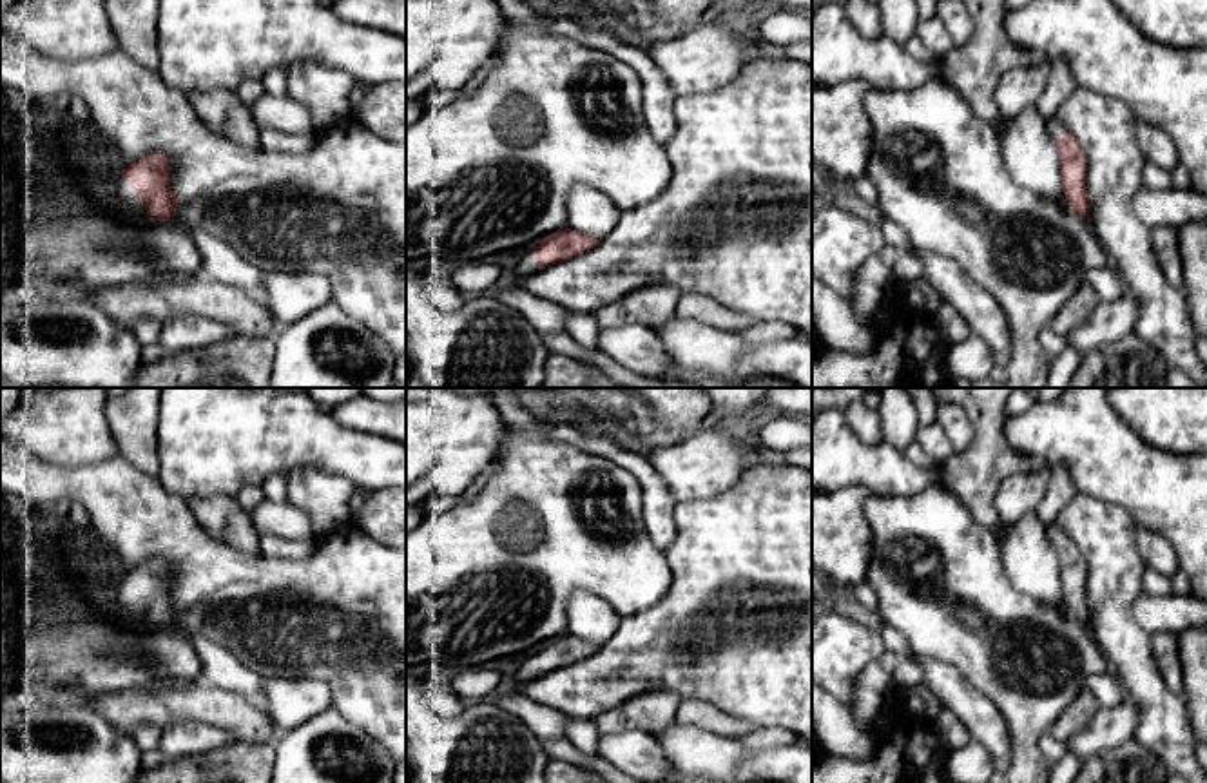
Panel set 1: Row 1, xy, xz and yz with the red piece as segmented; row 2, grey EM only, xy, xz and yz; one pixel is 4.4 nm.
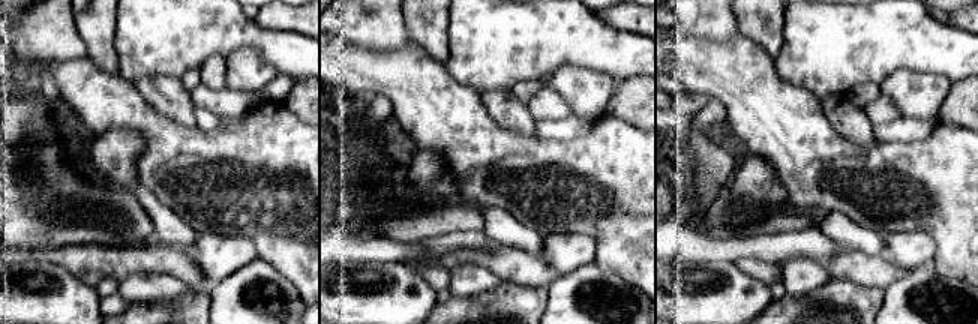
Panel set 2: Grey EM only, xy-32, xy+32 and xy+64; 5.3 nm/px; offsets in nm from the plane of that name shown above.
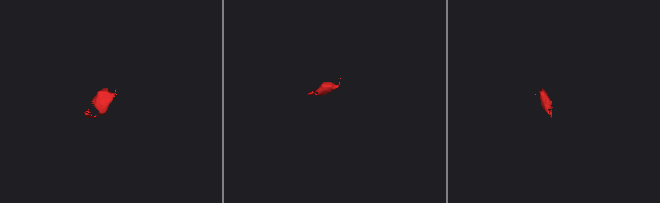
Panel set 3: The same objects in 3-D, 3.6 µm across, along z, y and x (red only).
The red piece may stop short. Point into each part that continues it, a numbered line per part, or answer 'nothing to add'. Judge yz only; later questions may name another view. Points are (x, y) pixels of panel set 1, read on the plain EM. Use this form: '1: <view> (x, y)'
1: yz (1055, 535)

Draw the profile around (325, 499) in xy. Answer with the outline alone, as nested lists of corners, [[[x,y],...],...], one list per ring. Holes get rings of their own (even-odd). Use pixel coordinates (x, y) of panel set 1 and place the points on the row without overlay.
[[[314,466],[288,473],[286,500],[310,518],[314,538],[328,536],[350,522],[355,491],[350,480]]]

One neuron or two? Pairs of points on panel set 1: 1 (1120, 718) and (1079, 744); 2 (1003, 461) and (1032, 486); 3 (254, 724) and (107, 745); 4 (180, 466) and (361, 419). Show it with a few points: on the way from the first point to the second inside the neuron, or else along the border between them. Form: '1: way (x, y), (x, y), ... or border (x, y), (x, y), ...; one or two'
1: way (1110, 727), (1090, 742); one
2: border (1050, 470), (1010, 473), (997, 490), (994, 508); two
3: border (95, 713), (131, 736); two
4: border (328, 410), (339, 423), (350, 428), (385, 435); two

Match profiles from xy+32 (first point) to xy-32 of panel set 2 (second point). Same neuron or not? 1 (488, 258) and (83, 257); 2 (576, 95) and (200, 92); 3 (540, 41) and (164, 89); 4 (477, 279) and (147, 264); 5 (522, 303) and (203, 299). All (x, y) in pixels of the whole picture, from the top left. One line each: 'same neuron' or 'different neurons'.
1: same neuron
2: different neurons
3: same neuron
4: different neurons
5: same neuron

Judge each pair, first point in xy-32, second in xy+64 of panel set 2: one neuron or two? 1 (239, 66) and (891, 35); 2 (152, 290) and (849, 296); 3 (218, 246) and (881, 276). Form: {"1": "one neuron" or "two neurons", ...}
{"1": "two neurons", "2": "two neurons", "3": "two neurons"}

